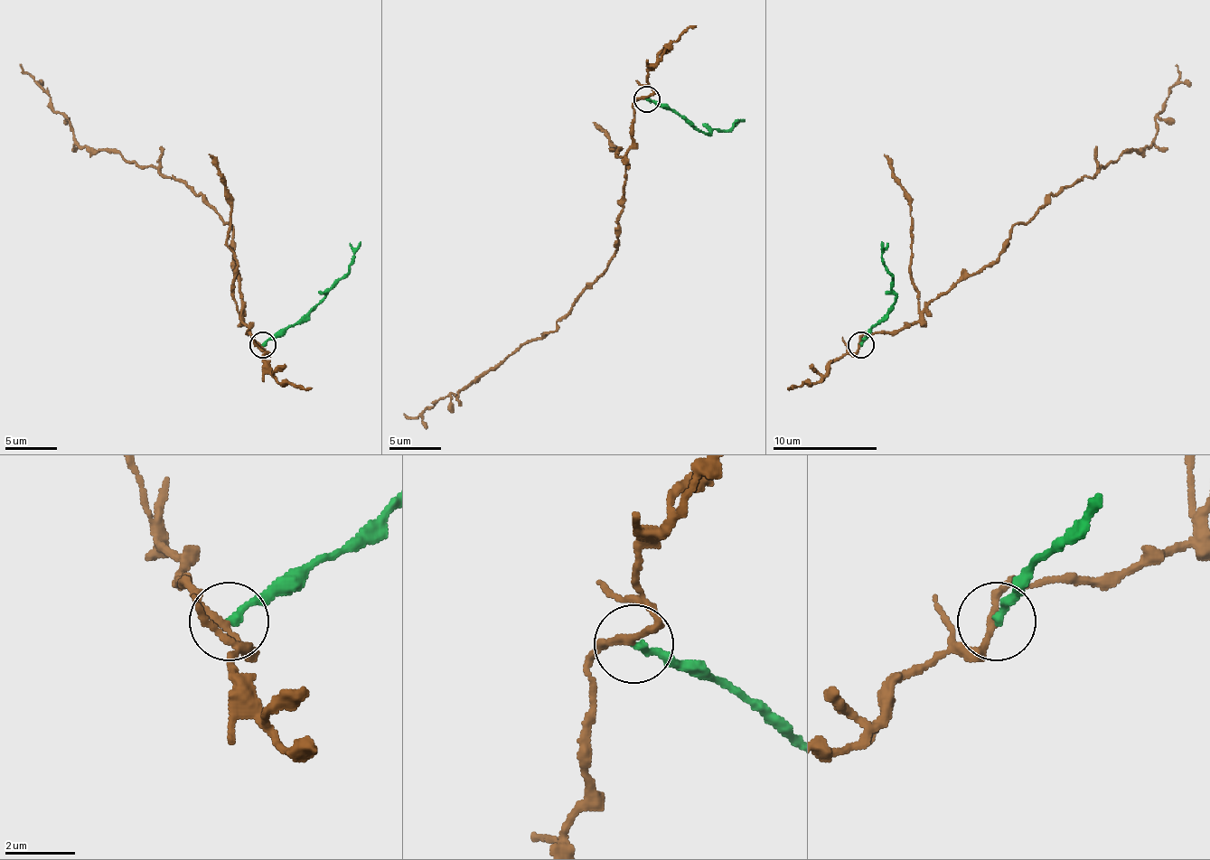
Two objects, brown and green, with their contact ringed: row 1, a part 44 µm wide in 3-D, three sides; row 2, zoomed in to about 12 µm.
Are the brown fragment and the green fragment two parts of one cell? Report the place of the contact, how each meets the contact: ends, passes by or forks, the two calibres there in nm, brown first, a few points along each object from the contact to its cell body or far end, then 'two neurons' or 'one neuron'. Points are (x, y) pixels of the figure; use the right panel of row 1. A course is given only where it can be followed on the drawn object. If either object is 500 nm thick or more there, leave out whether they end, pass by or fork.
place (860, 344); brown passes by; green ends; calibres 180 and 200 nm; course brown (861, 344), (908, 328), (989, 266), (1012, 227), (1052, 195), (1143, 151), (1179, 78), (1175, 65); course green (861, 344), (895, 300), (890, 289), (893, 276), (882, 257), (887, 242); two neurons

